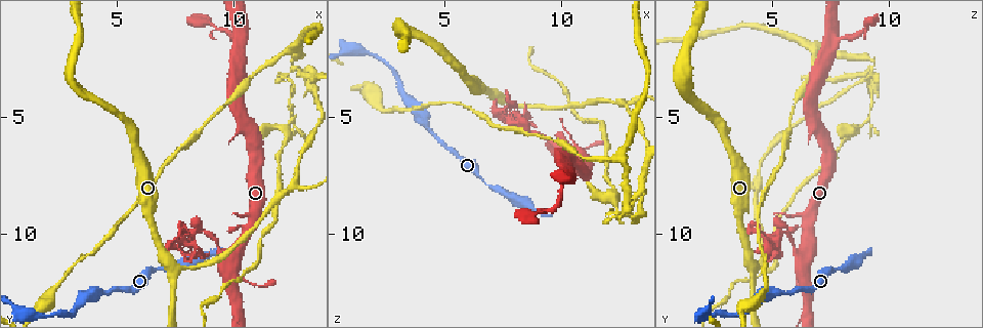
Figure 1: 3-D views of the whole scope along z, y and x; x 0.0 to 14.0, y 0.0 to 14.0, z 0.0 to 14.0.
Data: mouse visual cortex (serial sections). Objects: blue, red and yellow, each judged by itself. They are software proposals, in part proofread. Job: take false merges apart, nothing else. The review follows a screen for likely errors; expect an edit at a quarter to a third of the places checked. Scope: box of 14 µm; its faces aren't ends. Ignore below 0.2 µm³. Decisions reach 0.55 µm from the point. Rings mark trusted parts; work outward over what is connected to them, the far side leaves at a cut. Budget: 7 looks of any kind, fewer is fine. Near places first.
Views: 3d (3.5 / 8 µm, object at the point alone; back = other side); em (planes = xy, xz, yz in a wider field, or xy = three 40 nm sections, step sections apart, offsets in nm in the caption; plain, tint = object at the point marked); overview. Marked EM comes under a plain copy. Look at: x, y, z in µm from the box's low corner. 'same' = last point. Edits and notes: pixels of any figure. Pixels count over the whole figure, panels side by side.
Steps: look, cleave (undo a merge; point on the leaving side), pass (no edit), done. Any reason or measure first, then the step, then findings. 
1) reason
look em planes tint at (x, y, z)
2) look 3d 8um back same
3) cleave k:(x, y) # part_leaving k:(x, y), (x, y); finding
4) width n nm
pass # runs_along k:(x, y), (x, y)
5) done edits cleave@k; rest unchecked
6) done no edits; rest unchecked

a fork
look 3d 8um at (12.5, 7.9, 4.5)

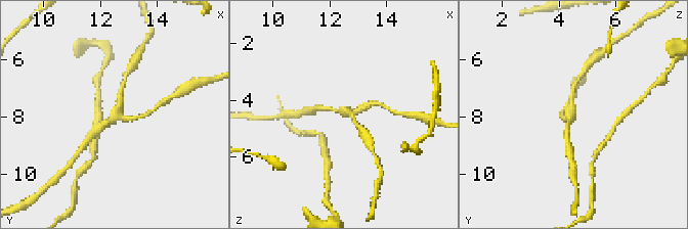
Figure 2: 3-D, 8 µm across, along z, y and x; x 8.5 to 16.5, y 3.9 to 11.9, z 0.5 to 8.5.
look 3d 3.5um at (12.5, 8.0, 4.5)

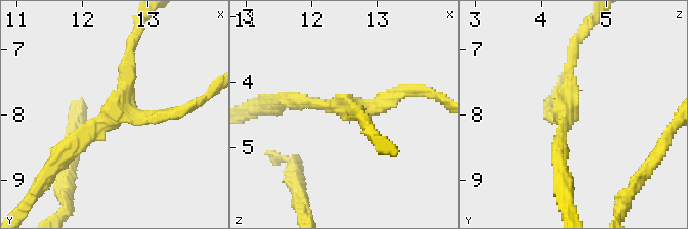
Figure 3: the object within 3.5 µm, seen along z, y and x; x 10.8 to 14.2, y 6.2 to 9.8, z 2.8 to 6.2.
arms 3; arm_widths 200, 200, 200 nm; need the tissue
look em xy step 5 tint at (12.55, 7.95, 4.45)

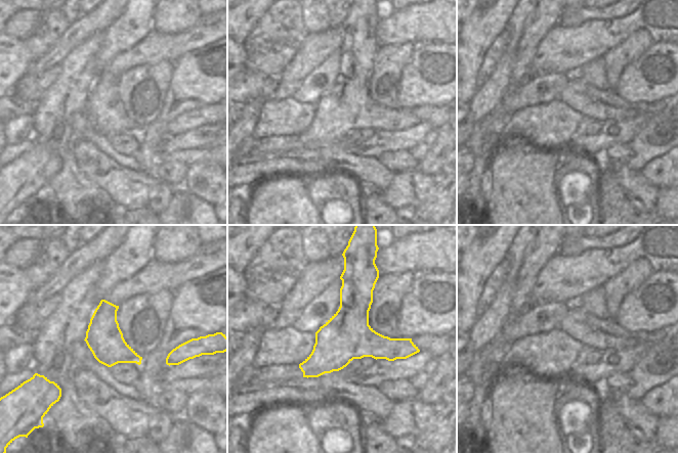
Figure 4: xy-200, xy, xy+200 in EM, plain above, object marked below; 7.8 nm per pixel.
pass # runs_along 3:(65, 151), (118, 110), (130, 44); continuous, no second cell

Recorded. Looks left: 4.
thick turns thin
look 3d 3.5um at (13.4, 5.7, 5.6)

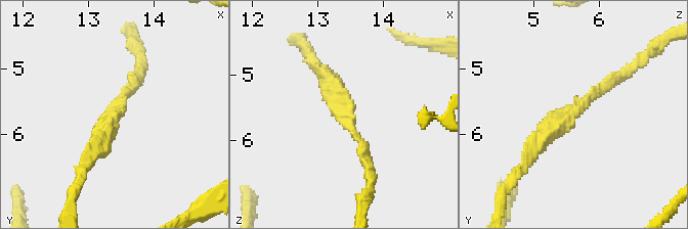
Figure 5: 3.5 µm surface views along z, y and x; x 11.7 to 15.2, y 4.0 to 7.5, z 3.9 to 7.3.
arm_widths 150, 250 nm
look em xy step 2 tint at (13.35, 5.75, 5.50)

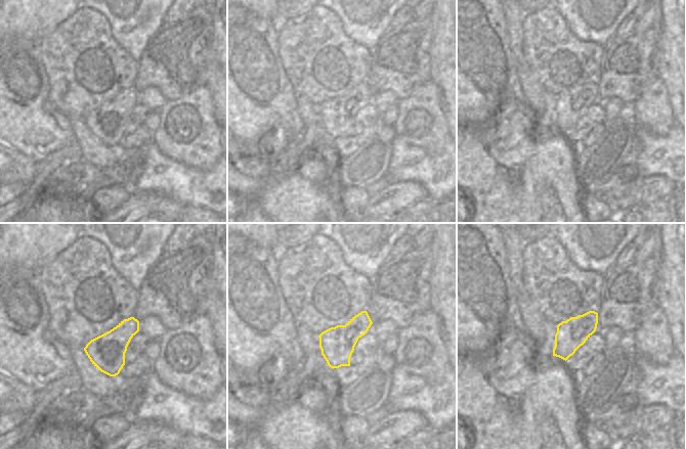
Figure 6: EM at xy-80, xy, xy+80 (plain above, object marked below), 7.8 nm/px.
another direction
look em xy step 1 tint same

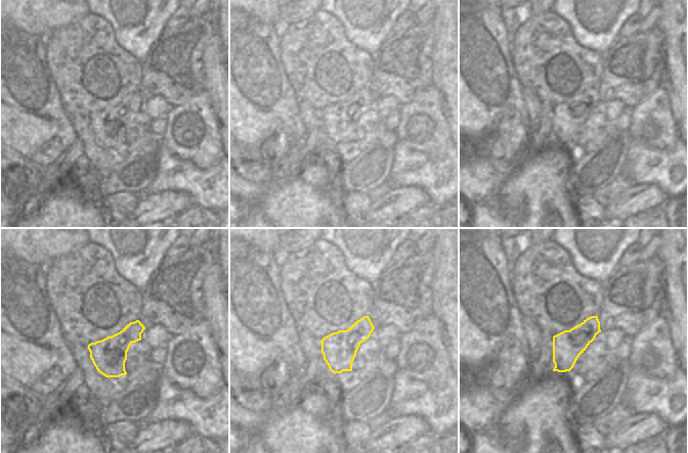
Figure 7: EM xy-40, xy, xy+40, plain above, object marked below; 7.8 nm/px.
pass # runs_along 5:(524, 164), (553, 126), (616, 79); one cell here

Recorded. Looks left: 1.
done no edits; rest unchecked

